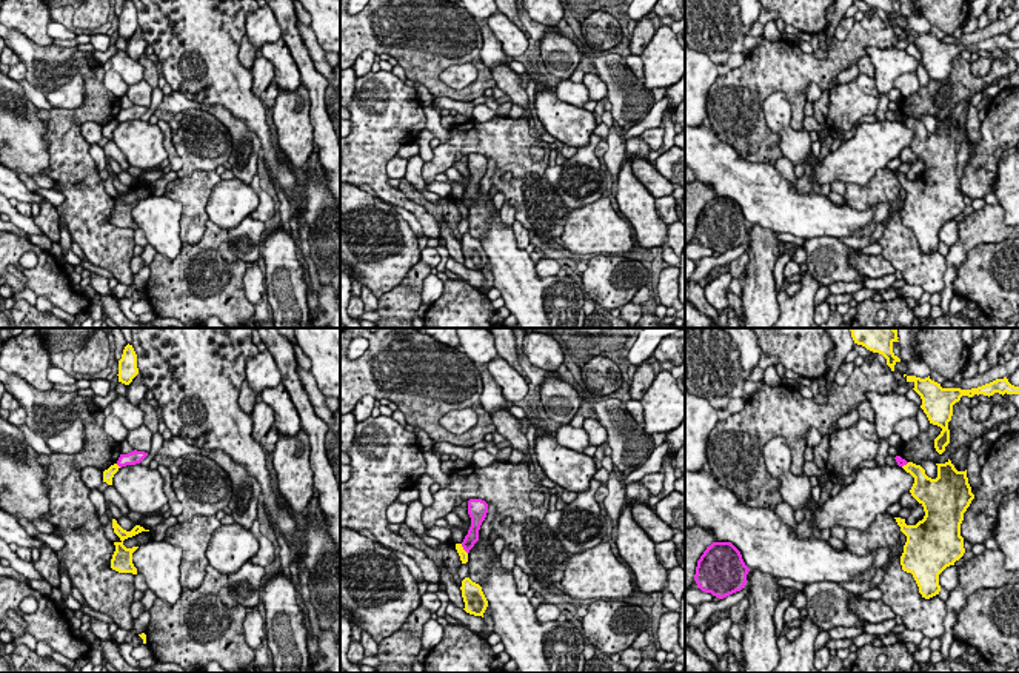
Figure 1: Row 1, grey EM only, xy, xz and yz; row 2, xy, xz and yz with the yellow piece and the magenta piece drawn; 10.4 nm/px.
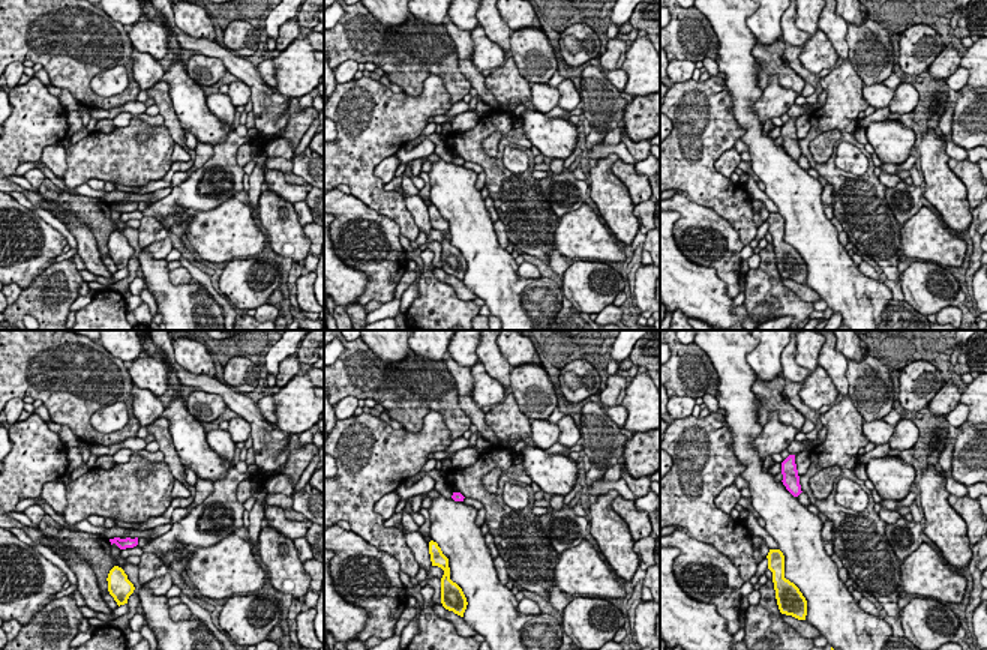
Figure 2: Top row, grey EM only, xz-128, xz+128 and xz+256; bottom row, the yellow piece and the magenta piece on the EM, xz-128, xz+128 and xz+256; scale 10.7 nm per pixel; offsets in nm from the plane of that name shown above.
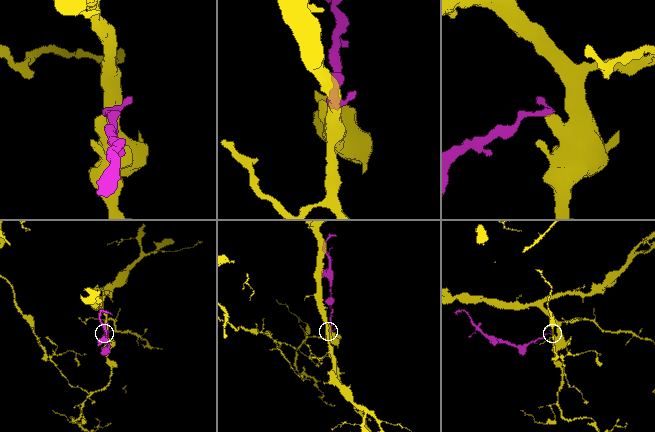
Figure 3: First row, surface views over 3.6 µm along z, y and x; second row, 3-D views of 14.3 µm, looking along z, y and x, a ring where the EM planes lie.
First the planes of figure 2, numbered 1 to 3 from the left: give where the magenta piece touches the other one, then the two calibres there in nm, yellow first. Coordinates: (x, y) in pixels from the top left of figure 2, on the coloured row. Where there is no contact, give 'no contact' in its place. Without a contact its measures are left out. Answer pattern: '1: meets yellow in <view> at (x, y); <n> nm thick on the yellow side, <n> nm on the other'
1: no contact
2: no contact
3: no contact

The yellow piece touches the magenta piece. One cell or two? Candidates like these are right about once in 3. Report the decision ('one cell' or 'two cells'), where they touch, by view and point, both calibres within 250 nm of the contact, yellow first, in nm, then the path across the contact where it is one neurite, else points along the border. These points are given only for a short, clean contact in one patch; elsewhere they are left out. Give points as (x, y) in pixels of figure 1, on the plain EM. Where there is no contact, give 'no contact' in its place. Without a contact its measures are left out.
two cells | xz (462, 204) | 100/140 nm | along xz (461, 199), (467, 208)

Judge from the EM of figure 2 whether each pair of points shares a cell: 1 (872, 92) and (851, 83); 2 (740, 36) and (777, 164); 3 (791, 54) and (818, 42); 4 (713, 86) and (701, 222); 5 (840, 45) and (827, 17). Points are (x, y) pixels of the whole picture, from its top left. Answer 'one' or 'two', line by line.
1: two
2: one
3: two
4: two
5: one

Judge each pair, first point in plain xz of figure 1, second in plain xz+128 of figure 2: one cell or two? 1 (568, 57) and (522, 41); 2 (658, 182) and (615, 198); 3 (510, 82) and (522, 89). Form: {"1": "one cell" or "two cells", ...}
{"1": "one cell", "2": "two cells", "3": "two cells"}

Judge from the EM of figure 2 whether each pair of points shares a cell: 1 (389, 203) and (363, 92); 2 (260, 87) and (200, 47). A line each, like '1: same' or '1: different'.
1: same
2: same

